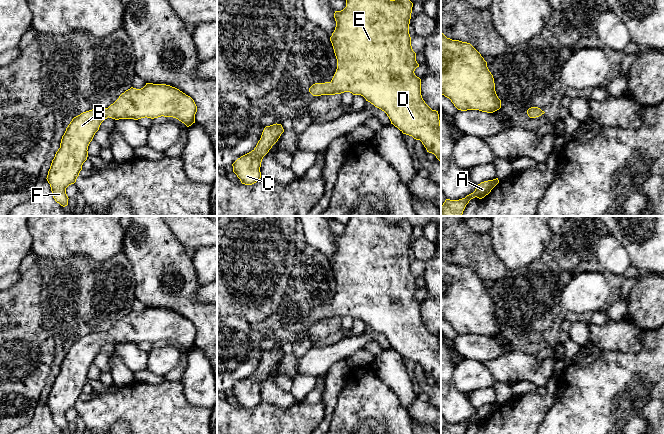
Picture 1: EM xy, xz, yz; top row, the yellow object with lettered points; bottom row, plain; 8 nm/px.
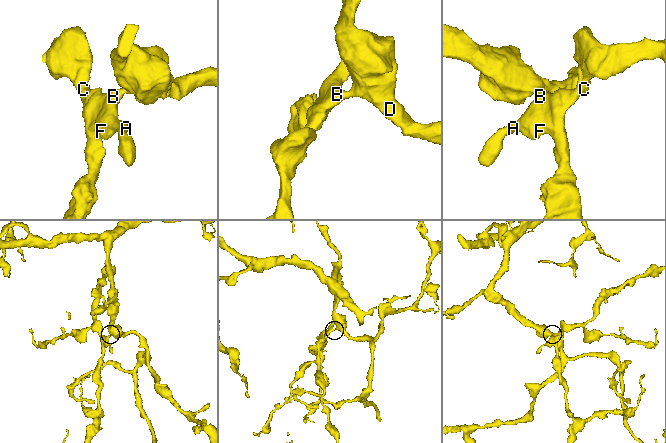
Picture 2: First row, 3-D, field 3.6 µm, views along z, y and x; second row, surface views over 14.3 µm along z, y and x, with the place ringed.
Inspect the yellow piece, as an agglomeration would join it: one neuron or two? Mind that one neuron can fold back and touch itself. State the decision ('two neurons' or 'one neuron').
one neuron

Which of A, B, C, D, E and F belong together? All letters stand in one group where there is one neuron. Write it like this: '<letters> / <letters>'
A B C D E F

